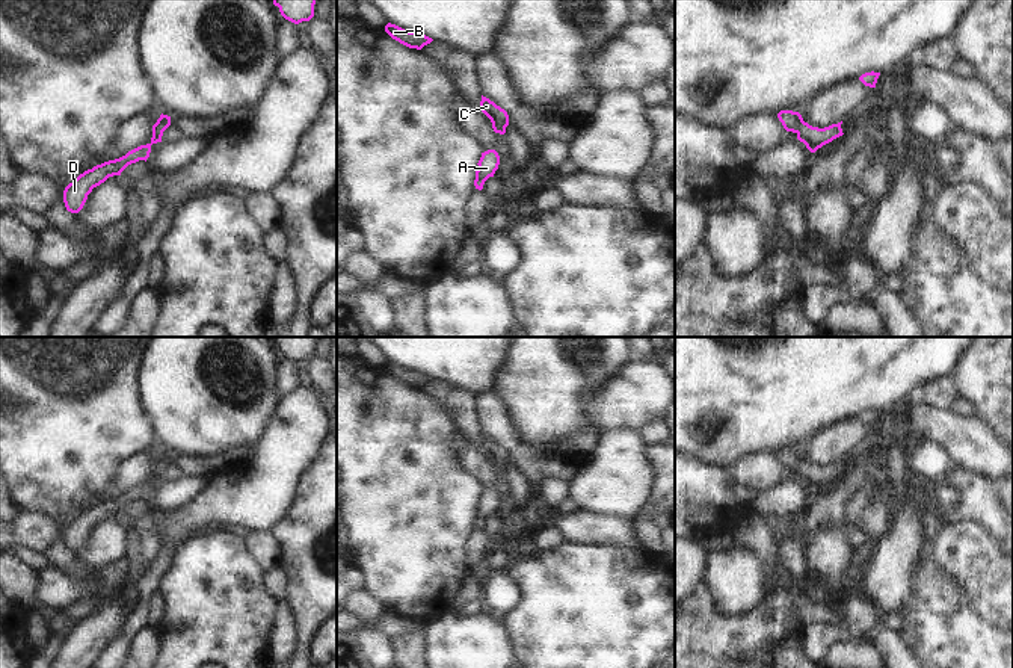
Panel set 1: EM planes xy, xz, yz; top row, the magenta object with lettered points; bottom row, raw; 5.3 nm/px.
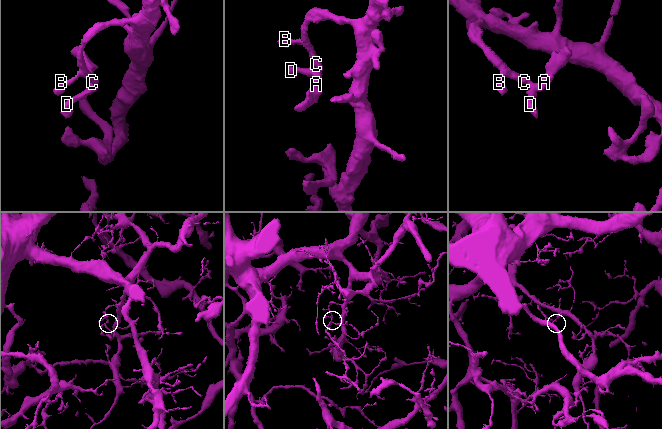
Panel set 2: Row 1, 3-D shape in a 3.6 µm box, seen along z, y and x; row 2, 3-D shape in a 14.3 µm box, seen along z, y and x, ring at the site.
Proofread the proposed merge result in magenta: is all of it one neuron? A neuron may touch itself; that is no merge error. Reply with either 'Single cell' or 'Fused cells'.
Single cell.

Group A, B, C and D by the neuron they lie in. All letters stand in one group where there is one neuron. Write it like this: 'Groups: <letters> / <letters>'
Groups: A B C D.

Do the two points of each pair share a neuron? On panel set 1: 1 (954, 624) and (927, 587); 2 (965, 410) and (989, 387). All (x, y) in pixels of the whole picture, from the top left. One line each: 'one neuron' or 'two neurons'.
1: one neuron
2: two neurons

